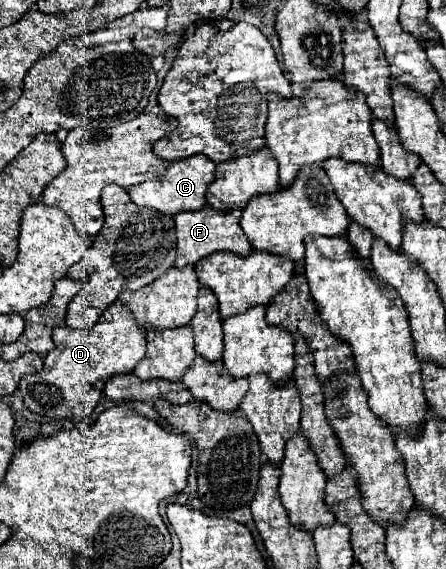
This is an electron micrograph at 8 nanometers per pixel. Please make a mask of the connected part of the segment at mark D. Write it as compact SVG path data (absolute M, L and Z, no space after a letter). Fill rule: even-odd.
M120 300L110 304L102 312L96 326L90 330L58 326L52 332L56 348L46 354L44 368L38 374L30 374L20 380L20 398L32 412L40 416L68 420L86 418L98 404L106 380L116 374L130 374L136 368L136 364L144 358L144 336L144 330L138 328L132 312L126 304L120 304Z

